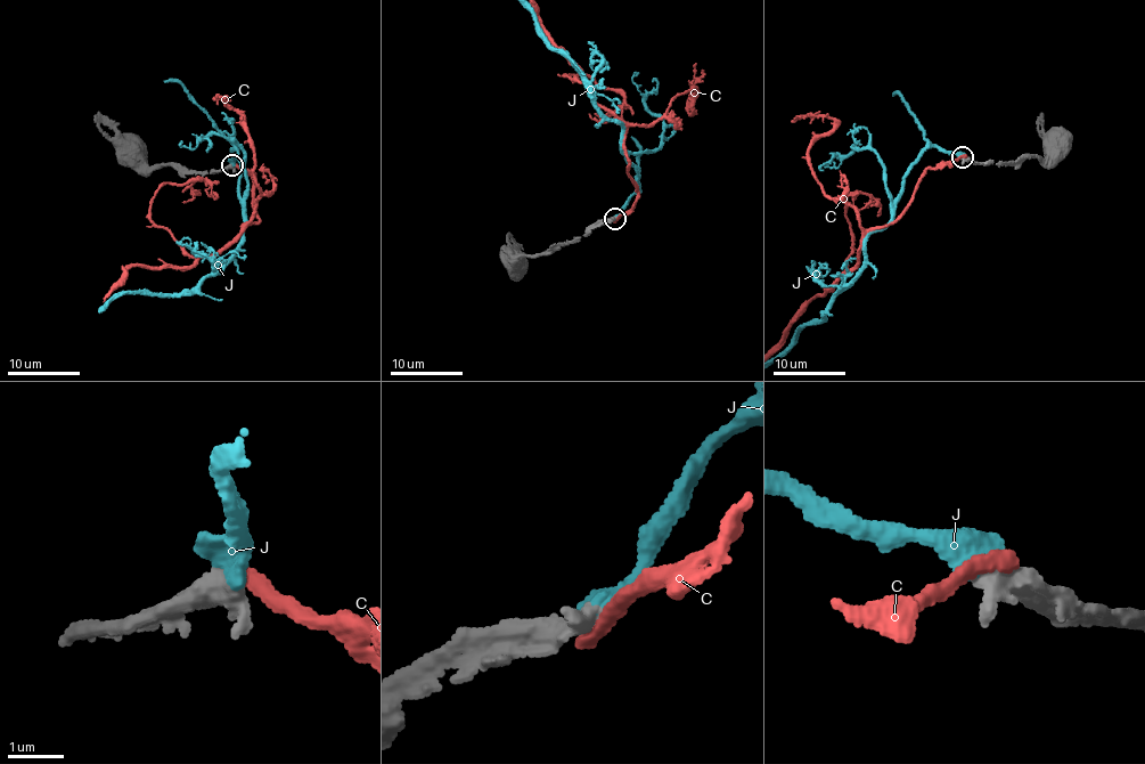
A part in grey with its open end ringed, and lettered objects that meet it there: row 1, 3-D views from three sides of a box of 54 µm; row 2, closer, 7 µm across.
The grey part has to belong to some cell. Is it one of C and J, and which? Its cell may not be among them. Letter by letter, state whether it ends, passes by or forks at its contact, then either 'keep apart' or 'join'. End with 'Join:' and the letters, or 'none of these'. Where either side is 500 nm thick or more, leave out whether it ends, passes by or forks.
C: keep apart
J: join
Join: J

